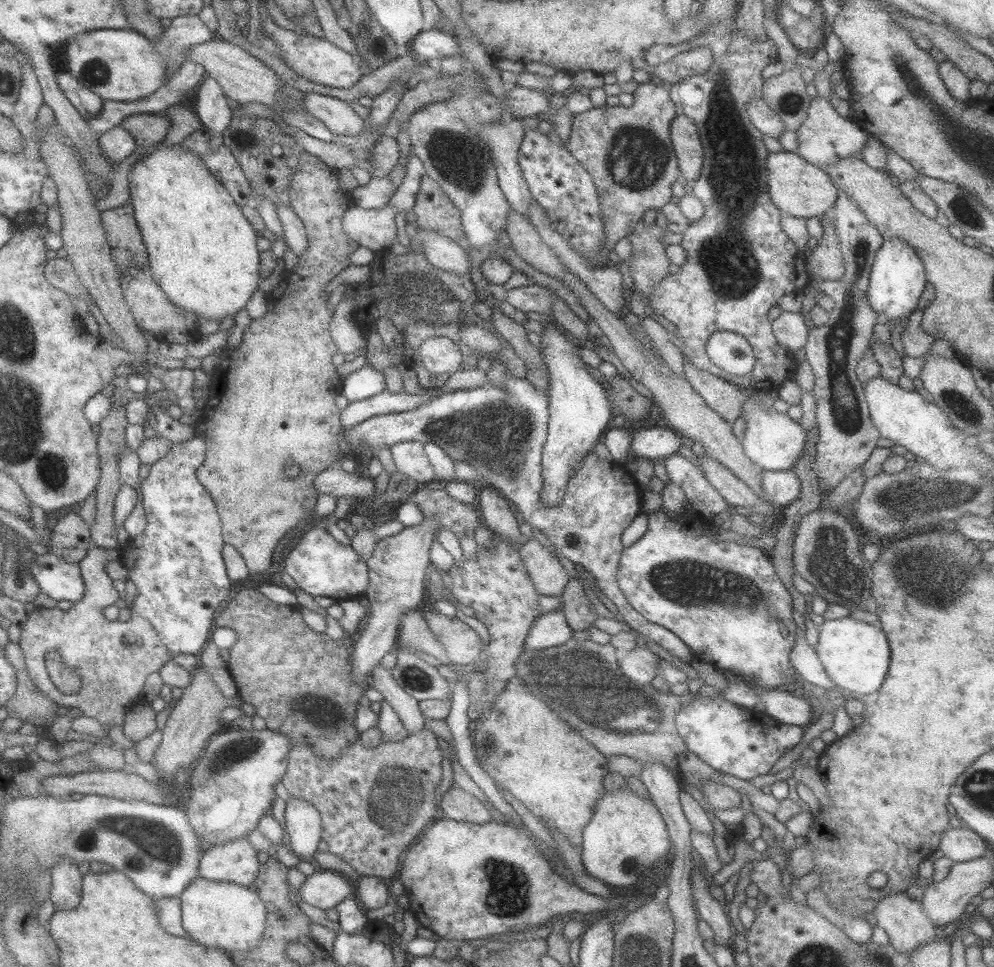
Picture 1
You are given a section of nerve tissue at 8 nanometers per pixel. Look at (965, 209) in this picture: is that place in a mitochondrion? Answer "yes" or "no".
yes

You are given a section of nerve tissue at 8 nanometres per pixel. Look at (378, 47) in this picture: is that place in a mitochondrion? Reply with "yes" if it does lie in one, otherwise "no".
no

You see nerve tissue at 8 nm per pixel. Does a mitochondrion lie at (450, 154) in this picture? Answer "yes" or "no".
yes

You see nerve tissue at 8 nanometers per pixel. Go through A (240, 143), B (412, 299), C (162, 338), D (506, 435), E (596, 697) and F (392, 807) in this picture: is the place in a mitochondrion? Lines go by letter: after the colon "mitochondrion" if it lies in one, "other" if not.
A: mitochondrion
B: mitochondrion
C: other
D: mitochondrion
E: mitochondrion
F: mitochondrion

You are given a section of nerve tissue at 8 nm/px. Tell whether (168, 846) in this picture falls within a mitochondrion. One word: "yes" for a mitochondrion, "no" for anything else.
yes

